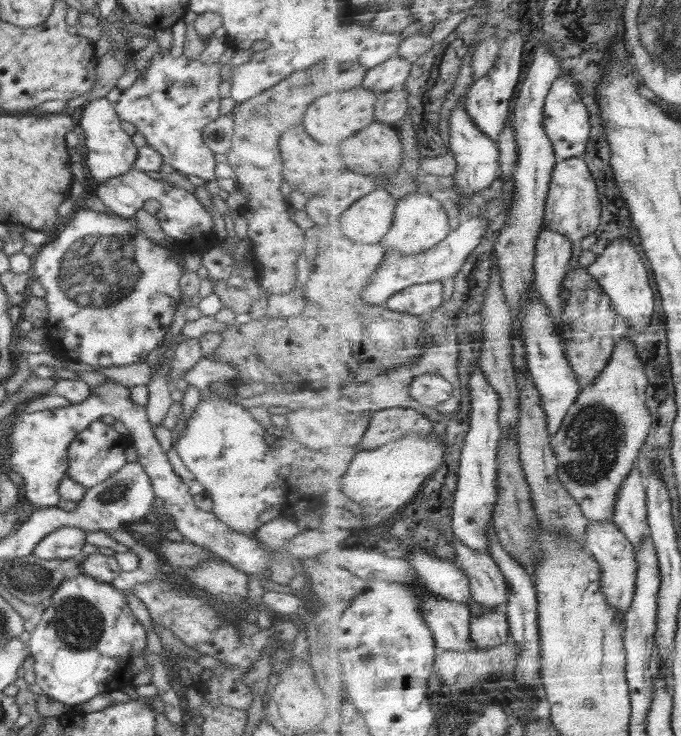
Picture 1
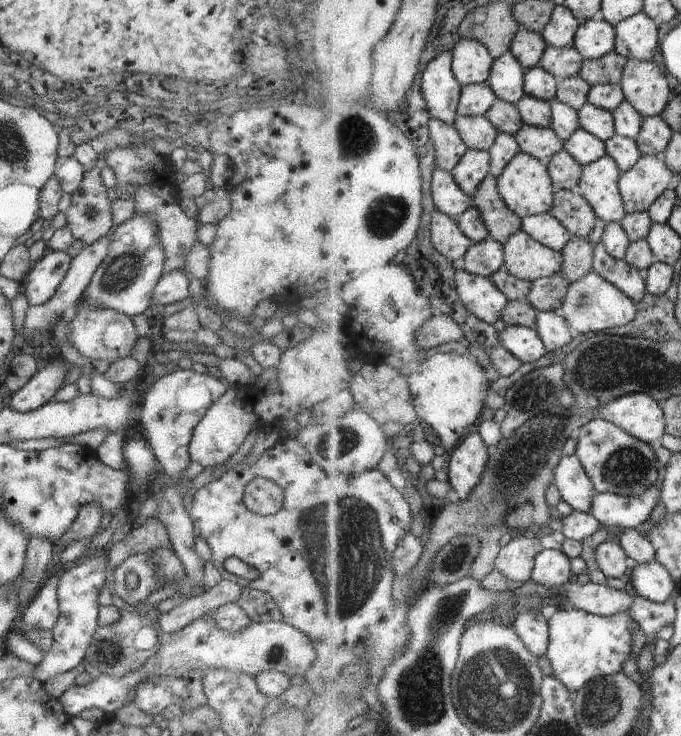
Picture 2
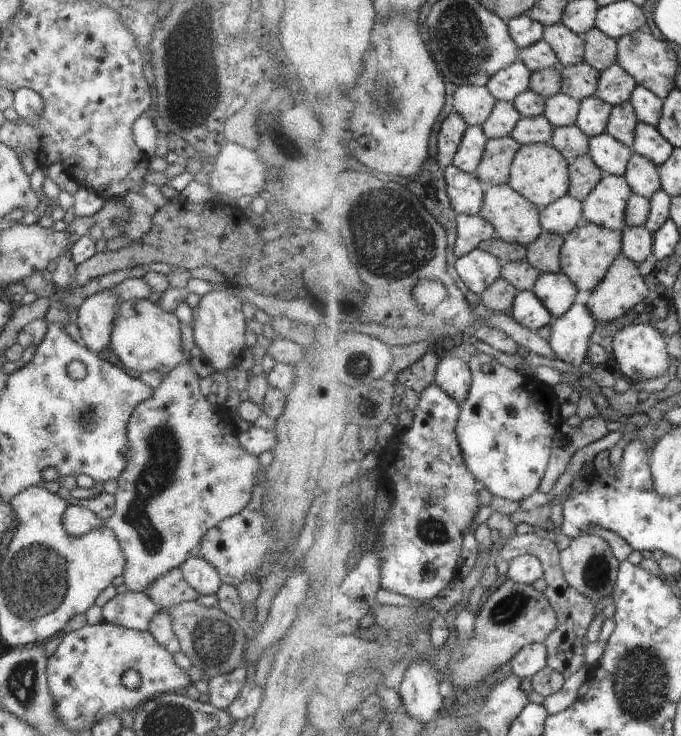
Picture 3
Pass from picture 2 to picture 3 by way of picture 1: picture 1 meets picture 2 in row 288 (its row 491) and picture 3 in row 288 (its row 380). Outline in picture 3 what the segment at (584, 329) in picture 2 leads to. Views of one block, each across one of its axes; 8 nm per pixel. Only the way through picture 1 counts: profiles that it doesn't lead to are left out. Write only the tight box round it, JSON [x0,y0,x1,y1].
[587,254,652,323]

